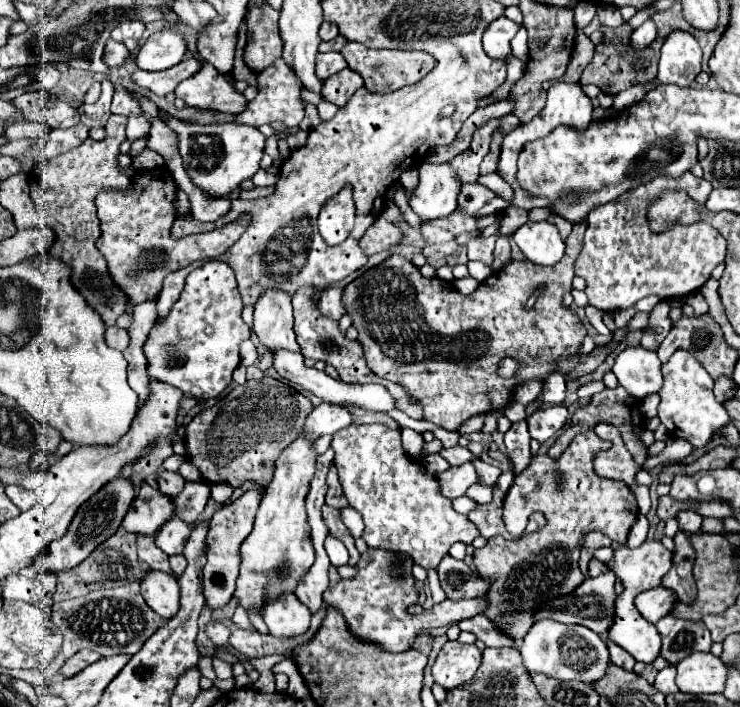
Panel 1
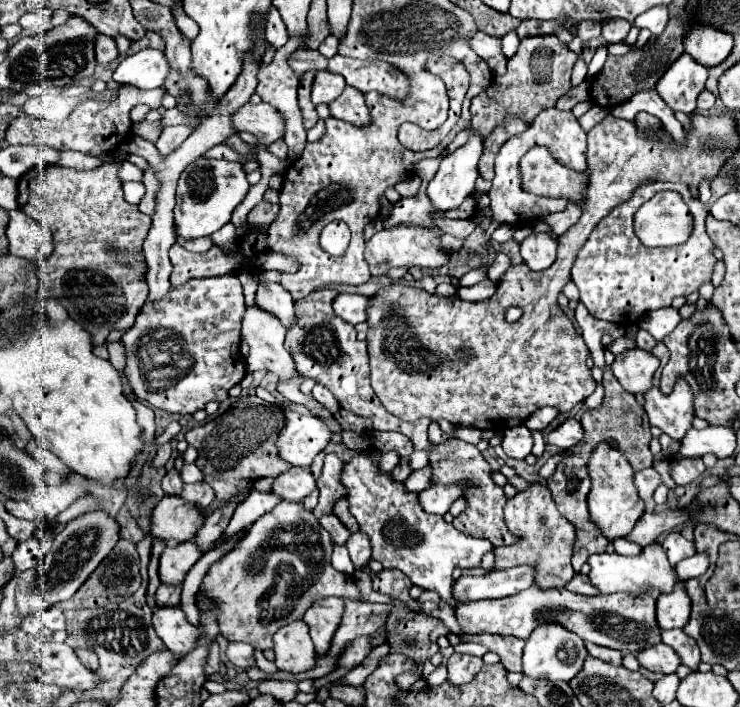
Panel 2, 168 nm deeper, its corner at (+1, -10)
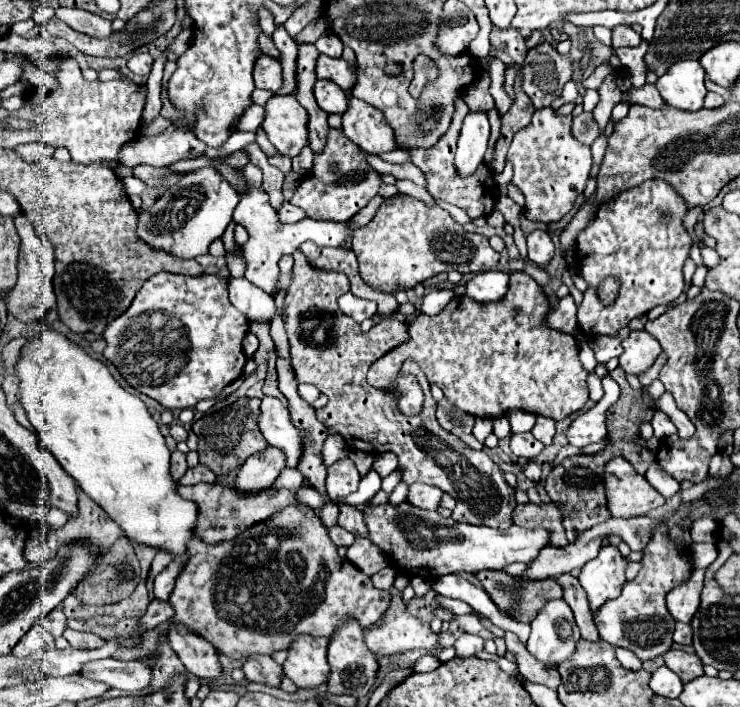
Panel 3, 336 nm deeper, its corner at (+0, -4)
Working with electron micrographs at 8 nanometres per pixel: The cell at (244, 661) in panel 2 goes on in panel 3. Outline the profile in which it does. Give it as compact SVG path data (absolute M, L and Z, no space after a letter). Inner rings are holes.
M251 656L245 666L243 666L245 678L249 682L259 682L259 684L269 684L273 688L281 686L283 678L283 666L277 664L271 656Z

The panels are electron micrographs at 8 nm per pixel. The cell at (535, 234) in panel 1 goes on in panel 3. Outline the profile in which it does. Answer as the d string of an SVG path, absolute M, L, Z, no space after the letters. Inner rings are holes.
M533 230L533 232L527 236L527 250L529 250L527 258L529 258L535 266L539 266L539 268L543 268L543 266L553 258L553 254L555 254L553 240L551 240L551 236L549 236L547 232L543 232L543 230Z

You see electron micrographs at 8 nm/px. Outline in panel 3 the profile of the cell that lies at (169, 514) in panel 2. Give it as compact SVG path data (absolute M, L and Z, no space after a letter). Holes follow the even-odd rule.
M199 482L193 486L179 486L179 494L187 500L197 502L197 506L199 506L197 536L207 544L231 540L231 538L239 536L239 532L251 528L251 524L269 520L271 516L275 516L275 512L281 512L283 508L297 504L295 490L279 488L273 492L273 488L267 488L265 492L259 492L255 496L239 496L239 490L233 484L221 484L221 482L215 482L215 484Z

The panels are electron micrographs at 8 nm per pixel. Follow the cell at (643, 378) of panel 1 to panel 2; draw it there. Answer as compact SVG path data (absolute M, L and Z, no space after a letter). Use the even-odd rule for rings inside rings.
M632 348L618 354L610 368L624 390L632 394L646 394L646 390L652 388L652 380L658 364L660 360L650 352Z

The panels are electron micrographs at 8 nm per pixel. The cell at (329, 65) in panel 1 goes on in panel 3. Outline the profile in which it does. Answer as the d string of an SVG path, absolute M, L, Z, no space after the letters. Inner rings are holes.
M317 80L315 82L315 98L321 110L327 114L343 114L347 110L347 96L345 92L333 84L331 80Z

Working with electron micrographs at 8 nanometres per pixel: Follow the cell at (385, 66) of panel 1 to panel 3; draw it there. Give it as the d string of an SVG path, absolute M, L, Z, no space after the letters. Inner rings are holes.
M325 54L319 56L315 74L319 80L331 80L337 86L341 86L343 90L353 88L355 80L357 80L357 70L353 70L343 58L329 58Z

